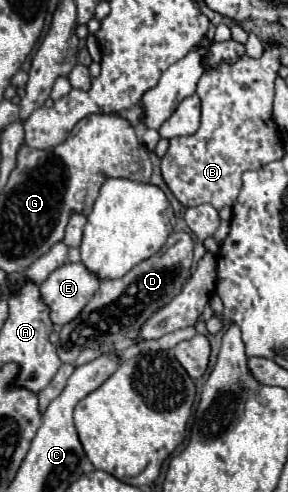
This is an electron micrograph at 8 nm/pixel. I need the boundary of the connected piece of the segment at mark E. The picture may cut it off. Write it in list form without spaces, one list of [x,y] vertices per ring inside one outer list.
[[[65,263],[57,267],[43,283],[41,297],[51,309],[55,325],[73,321],[99,287],[99,277],[83,263]]]

